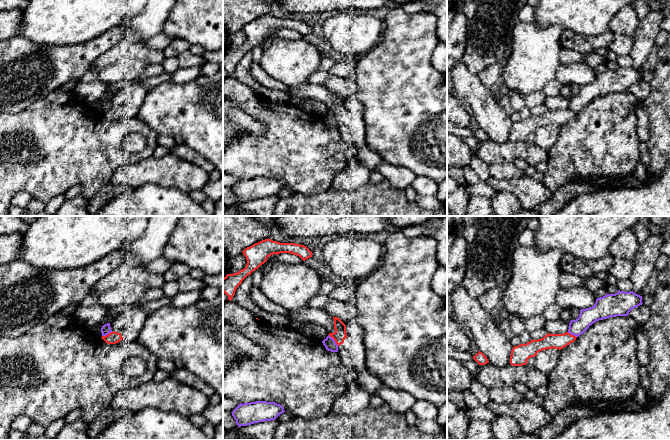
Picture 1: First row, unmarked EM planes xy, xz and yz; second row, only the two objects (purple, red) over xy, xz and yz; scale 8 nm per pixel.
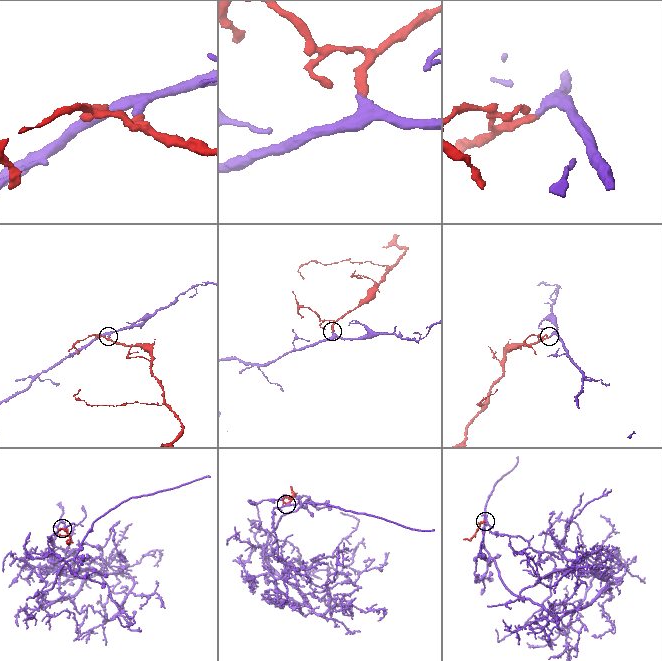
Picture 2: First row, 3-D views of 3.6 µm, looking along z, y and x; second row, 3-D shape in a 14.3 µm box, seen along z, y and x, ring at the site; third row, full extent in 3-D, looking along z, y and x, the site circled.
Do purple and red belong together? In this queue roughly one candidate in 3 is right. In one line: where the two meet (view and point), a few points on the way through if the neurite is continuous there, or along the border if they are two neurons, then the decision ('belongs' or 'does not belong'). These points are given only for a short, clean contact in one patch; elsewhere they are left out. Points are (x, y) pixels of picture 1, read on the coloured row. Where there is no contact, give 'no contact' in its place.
meets purple in xz at (334, 340); border along xz (328, 335), (338, 345); does not belong

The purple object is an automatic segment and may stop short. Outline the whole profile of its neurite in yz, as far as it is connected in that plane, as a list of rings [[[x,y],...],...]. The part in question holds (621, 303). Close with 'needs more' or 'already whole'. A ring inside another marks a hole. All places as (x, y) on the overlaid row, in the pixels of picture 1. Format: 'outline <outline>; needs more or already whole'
outline [[[619,290],[615,294],[607,294],[597,298],[592,307],[581,309],[579,317],[570,321],[568,333],[578,337],[596,321],[616,316],[628,316],[632,309],[642,304],[642,296],[633,291]]]; already whole

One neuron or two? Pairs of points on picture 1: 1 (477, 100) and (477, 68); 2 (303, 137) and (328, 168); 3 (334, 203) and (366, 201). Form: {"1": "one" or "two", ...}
{"1": "two", "2": "one", "3": "one"}

